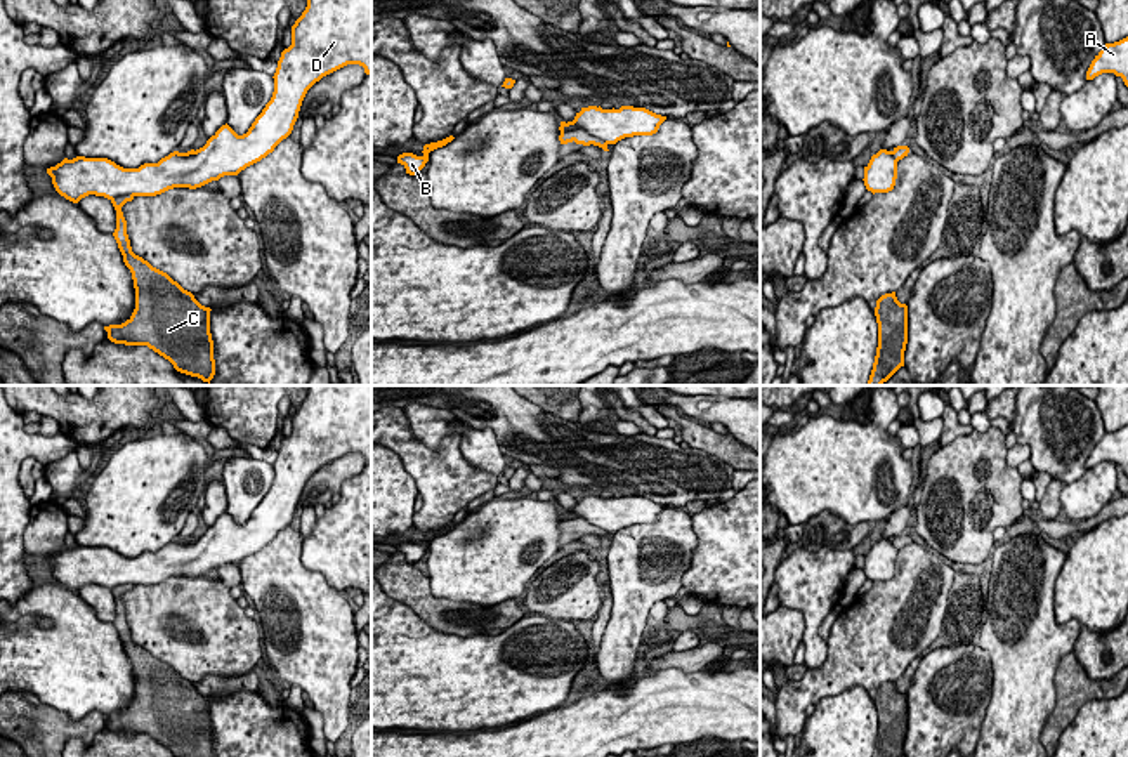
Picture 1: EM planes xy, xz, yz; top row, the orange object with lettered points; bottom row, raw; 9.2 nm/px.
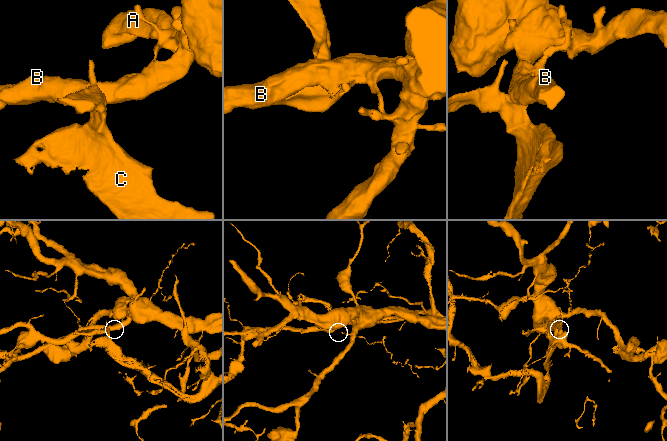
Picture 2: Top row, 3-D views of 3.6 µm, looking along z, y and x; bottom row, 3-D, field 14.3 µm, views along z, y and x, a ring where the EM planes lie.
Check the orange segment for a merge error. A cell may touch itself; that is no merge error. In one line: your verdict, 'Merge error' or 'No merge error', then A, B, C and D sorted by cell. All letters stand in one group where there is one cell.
Merge error. Groups: A B D / C

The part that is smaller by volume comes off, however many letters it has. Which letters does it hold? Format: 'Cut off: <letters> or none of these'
Cut off: C

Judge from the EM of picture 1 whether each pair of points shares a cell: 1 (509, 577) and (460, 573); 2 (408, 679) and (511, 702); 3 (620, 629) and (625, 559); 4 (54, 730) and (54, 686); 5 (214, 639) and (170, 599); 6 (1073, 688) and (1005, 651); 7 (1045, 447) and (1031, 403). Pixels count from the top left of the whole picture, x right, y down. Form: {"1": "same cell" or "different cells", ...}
{"1": "same cell", "2": "same cell", "3": "same cell", "4": "different cells", "5": "same cell", "6": "different cells", "7": "same cell"}

